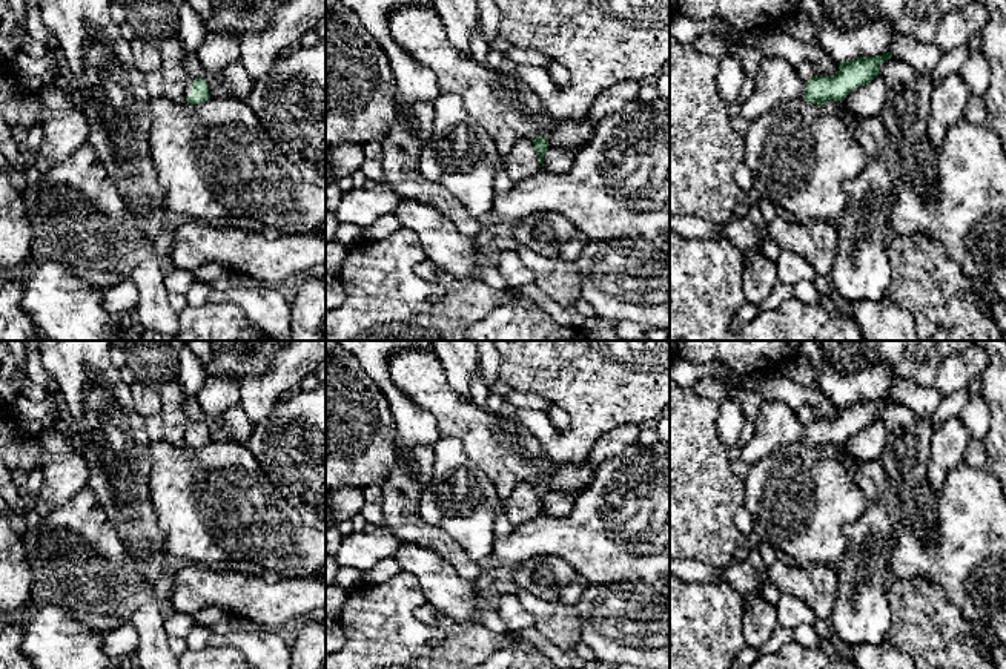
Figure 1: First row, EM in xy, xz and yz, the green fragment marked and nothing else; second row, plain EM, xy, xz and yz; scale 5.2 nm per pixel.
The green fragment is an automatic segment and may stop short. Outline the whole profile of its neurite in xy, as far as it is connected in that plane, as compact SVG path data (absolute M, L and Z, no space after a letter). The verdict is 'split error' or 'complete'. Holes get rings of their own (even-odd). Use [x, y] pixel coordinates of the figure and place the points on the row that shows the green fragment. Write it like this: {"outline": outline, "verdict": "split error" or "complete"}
{"outline": "M187 77L184 83L186 101L192 104L201 104L210 98L209 83L203 78Z", "verdict": "split error"}

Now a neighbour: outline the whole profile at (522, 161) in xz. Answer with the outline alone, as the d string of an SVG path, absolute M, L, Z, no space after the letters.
M518 140L504 157L507 175L511 183L521 183L542 172L544 167L531 140Z

